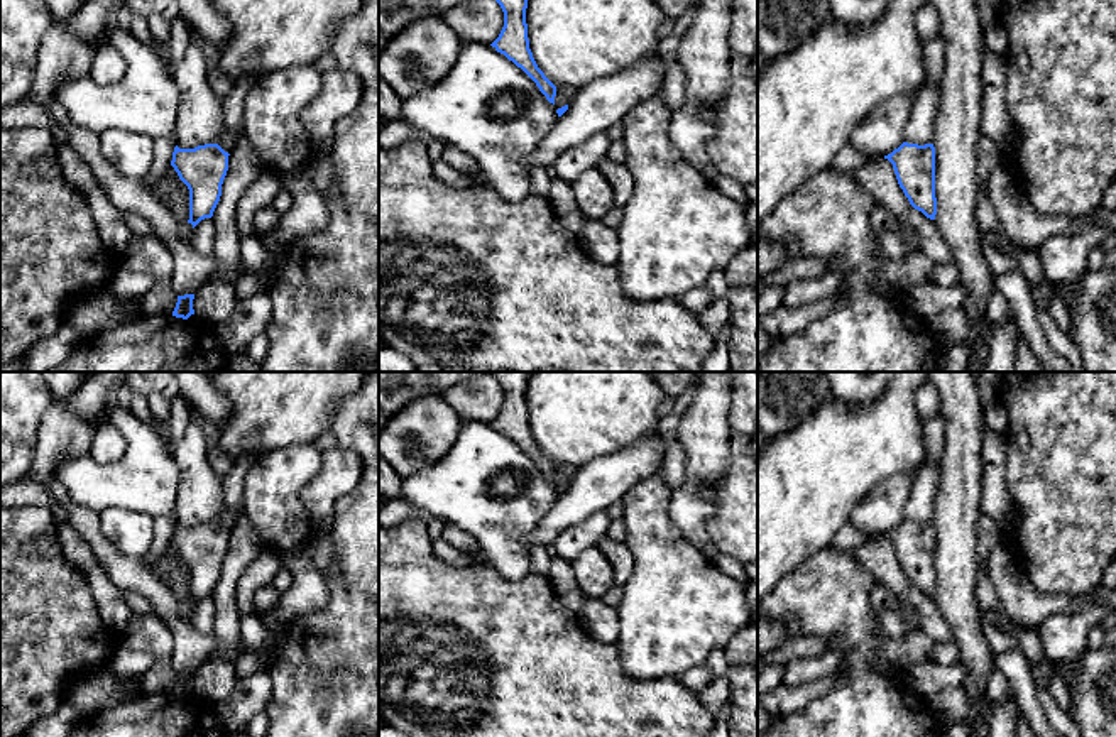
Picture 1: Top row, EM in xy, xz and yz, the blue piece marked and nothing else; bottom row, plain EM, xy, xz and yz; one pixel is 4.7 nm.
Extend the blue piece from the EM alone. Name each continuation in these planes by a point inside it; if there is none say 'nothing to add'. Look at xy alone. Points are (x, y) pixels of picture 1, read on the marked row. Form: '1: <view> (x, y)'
1: xy (229, 139)

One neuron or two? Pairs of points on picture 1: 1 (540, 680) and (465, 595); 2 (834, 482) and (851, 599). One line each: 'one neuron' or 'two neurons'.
1: one neuron
2: two neurons

